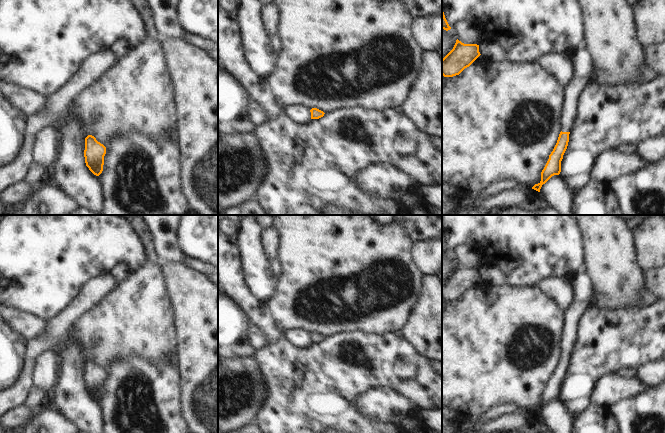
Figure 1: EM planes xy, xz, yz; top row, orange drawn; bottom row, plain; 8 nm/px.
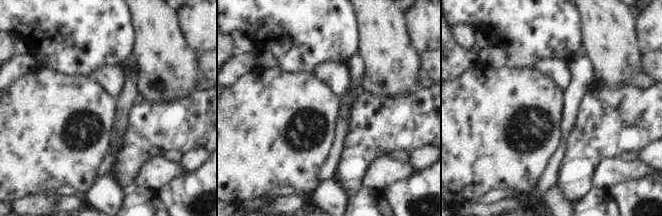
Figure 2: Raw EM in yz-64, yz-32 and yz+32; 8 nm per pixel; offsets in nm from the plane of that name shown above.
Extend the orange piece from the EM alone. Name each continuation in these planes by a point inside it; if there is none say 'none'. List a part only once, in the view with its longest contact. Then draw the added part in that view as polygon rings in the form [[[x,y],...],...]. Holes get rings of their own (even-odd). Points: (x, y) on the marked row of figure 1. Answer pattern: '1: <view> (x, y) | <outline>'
1: yz (581, 60) | [[[580,46],[571,56],[573,76],[565,87],[565,99],[561,114],[561,131],[570,132],[577,115],[577,105],[581,93],[590,82],[593,61],[584,46]]]

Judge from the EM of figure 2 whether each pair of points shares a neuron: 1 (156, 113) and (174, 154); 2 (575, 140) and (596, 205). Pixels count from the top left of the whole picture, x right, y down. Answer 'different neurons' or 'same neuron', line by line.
1: different neurons
2: different neurons

